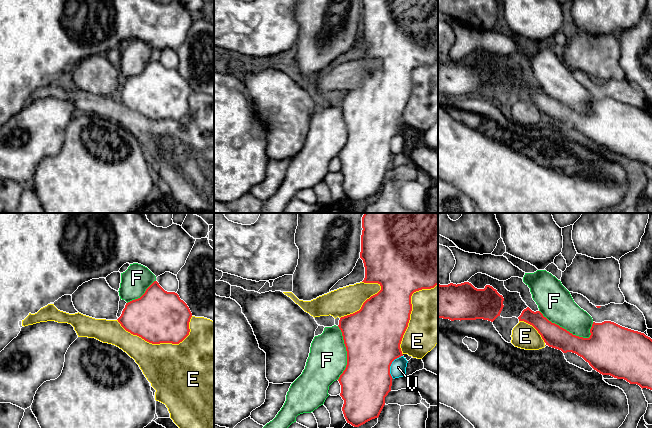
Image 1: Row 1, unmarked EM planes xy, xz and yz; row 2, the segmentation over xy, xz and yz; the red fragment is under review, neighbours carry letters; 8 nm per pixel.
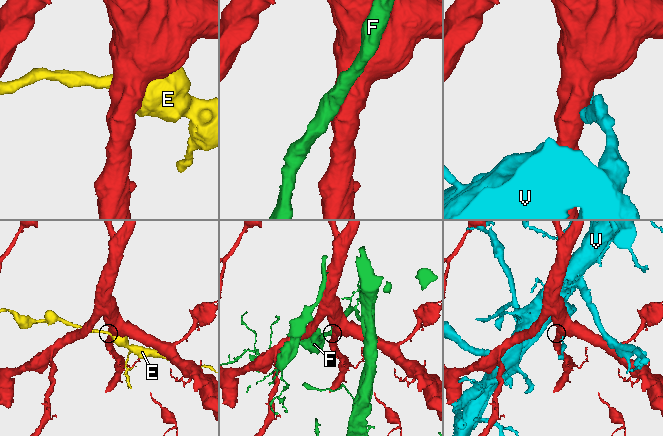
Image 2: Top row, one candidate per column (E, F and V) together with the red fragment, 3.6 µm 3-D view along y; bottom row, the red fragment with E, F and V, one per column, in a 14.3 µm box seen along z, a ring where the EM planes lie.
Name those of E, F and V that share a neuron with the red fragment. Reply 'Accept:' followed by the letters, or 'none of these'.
Accept: none of these

